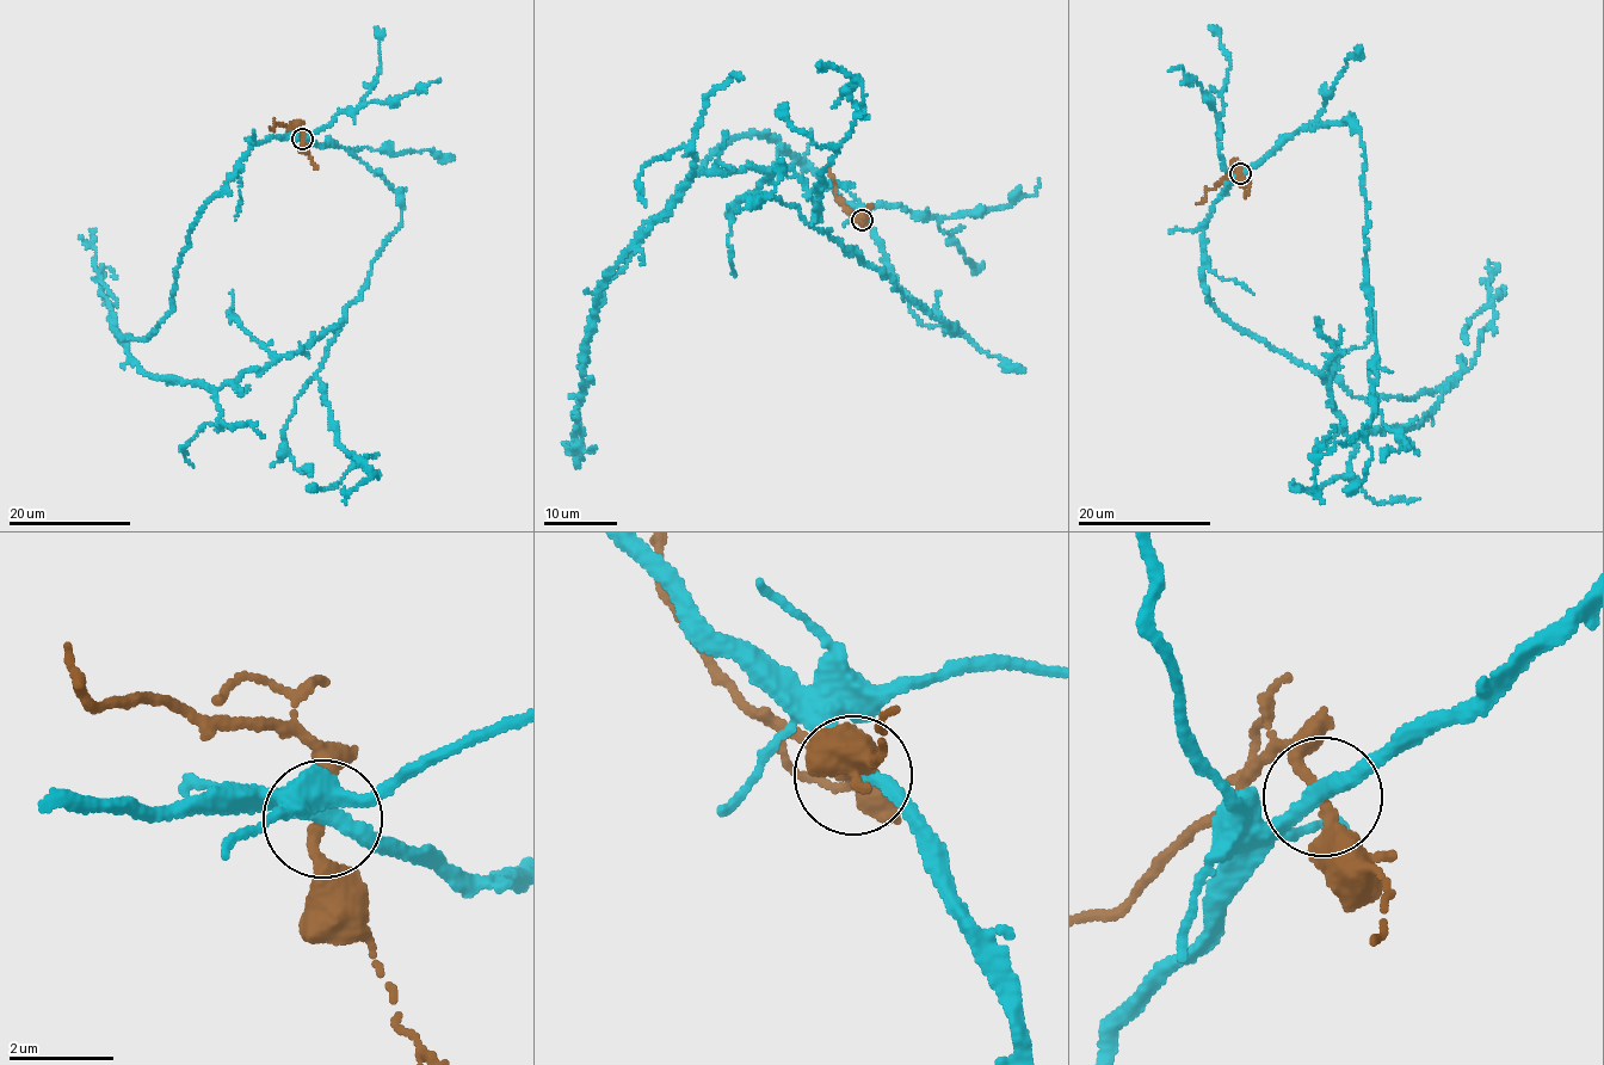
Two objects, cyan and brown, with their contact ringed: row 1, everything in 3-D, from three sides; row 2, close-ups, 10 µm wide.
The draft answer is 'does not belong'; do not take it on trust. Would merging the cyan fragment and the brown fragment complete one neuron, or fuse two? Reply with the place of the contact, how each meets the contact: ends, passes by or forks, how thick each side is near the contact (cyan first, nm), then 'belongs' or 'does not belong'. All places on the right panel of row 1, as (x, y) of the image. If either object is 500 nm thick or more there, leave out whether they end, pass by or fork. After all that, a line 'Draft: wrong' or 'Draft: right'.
at (1240, 173); cyan passes by; brown passes by; 260 nm thick on the cyan side, 190 nm on the other; does not belong
Draft: right

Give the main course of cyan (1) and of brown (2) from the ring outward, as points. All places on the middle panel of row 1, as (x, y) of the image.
1: (861, 219), (781, 142), (732, 140), (640, 231), (587, 334), (692, 176), (754, 166), (734, 276)
2: (861, 219), (845, 207), (828, 167)

